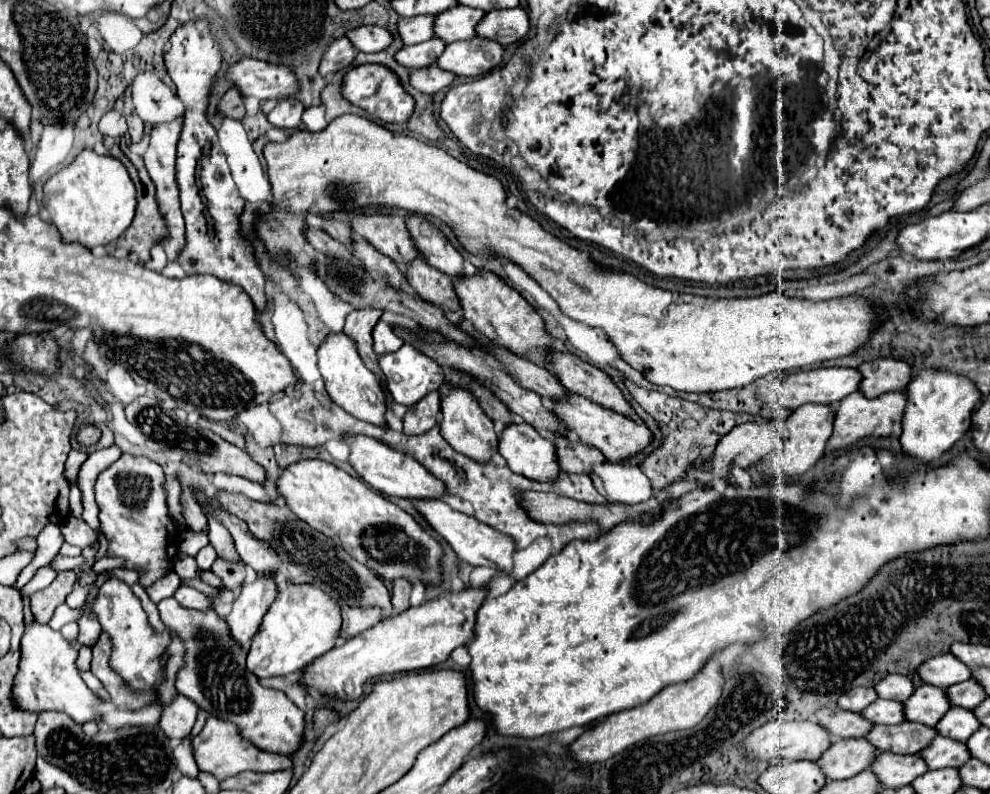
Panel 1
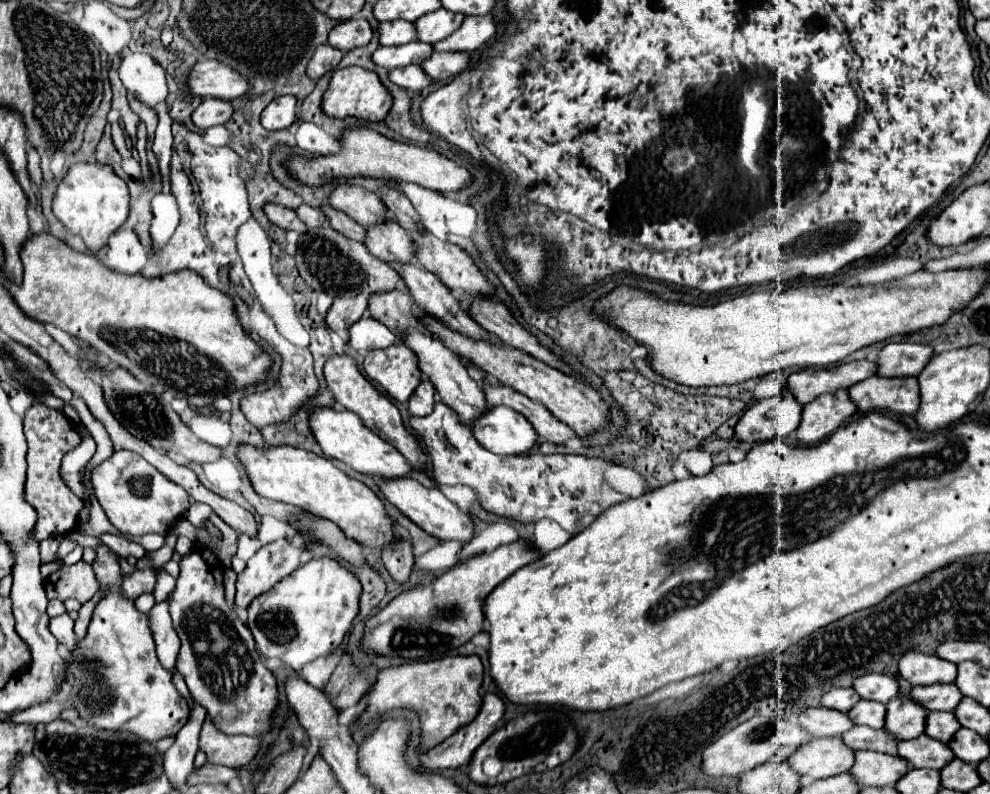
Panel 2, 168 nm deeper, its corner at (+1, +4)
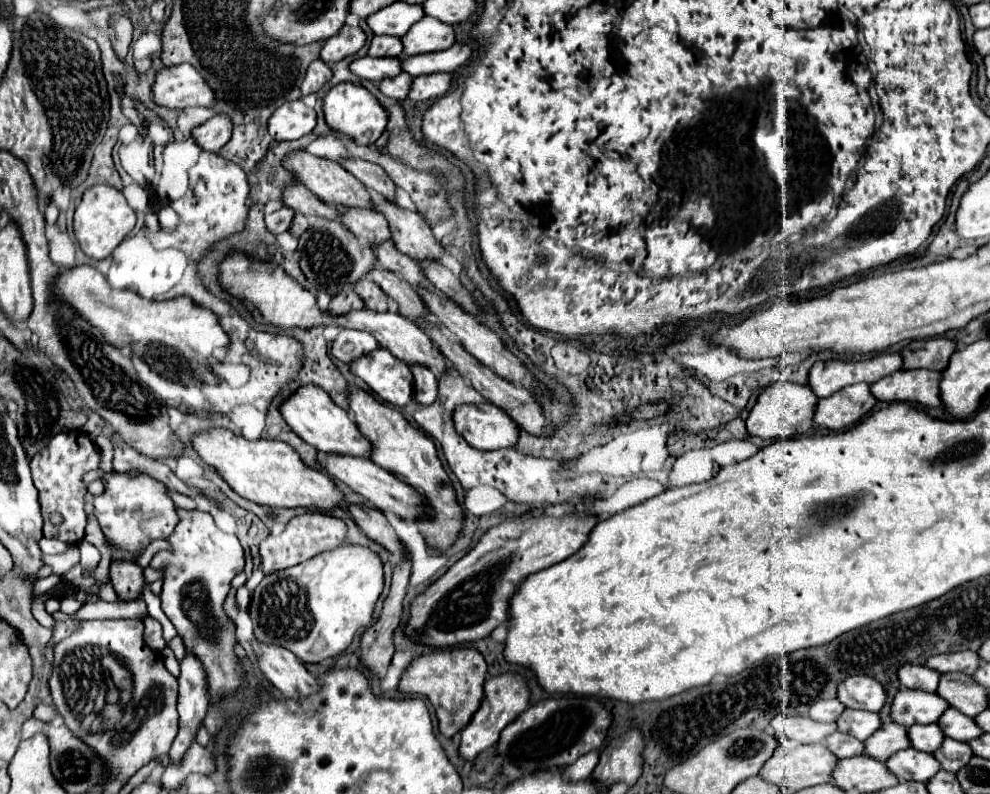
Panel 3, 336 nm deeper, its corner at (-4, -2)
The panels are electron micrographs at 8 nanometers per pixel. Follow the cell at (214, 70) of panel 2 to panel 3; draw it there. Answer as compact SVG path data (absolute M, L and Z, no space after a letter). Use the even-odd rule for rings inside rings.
M188 63L170 65L156 71L152 95L154 103L166 109L210 107L214 103L214 93L200 73Z

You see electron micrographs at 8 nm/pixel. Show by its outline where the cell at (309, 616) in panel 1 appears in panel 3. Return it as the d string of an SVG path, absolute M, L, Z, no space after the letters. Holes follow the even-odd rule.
M342 545L336 547L334 551L322 551L314 555L314 559L308 559L306 563L298 563L294 567L264 575L260 585L254 589L248 605L254 623L254 635L264 643L278 643L286 647L304 663L320 663L344 651L352 643L356 631L372 623L374 605L382 589L384 589L382 561L368 547Z

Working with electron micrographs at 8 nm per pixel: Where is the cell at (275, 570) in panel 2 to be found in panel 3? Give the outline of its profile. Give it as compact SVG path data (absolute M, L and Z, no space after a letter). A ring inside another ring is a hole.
M308 511L302 513L298 517L292 517L286 525L286 529L278 535L278 537L266 537L260 543L260 557L262 557L262 567L264 573L272 573L276 569L284 569L284 567L292 567L298 565L322 551L330 551L336 549L344 543L346 539L346 523L330 513L320 513L320 511Z

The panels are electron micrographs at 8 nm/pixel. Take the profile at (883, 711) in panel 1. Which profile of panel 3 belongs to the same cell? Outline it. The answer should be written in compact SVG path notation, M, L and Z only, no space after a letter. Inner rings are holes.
M846 709L838 717L836 725L838 725L838 731L854 735L856 739L864 741L864 739L868 739L880 727L880 717L878 717L878 713L870 713L870 711Z

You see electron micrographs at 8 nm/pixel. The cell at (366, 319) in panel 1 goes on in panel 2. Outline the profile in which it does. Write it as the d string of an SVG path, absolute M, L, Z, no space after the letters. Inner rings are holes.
M363 295L351 297L351 299L335 299L331 311L327 313L325 321L331 331L335 331L345 343L349 343L349 325L359 321L363 313L367 311L369 301Z

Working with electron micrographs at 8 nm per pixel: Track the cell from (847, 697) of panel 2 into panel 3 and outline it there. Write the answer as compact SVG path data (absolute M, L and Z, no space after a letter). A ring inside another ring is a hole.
M838 699L818 701L818 703L814 703L814 707L810 707L810 719L830 723L830 721L836 721L842 711L844 711L844 705Z

